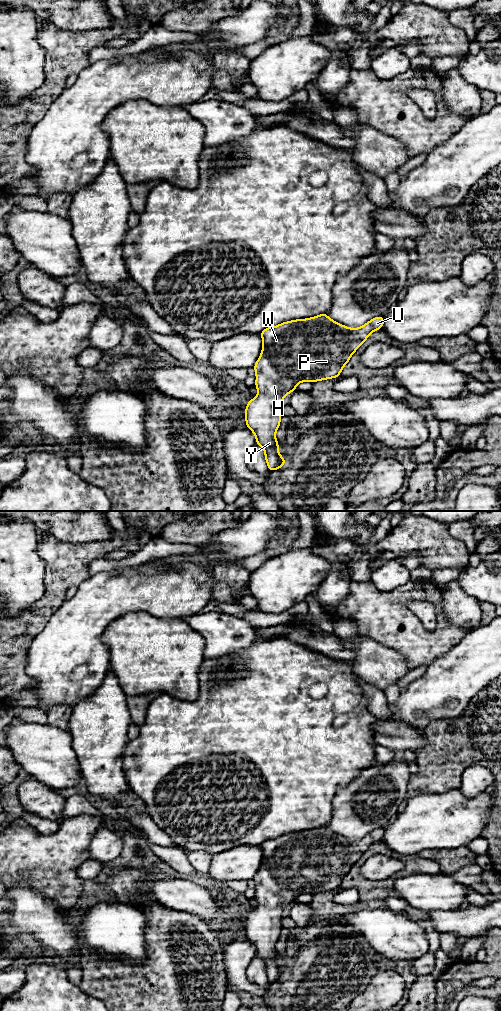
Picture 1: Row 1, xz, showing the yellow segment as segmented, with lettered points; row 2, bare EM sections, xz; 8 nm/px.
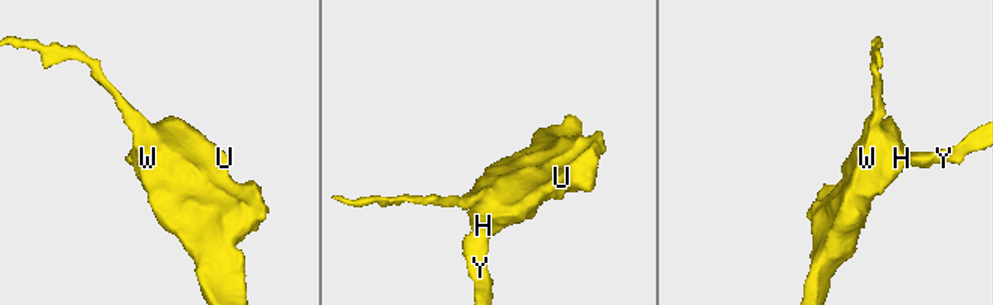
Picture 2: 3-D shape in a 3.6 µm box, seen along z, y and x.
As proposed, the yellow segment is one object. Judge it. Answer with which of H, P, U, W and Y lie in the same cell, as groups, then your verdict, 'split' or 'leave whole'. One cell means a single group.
H P U W Y | leave whole

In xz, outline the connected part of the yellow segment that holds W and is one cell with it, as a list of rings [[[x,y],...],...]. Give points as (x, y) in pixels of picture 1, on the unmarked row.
[[[326,825],[307,831],[297,831],[267,839],[261,845],[263,859],[254,877],[255,899],[259,906],[248,913],[245,921],[246,939],[256,949],[256,956],[263,960],[269,983],[286,976],[278,964],[275,945],[280,939],[283,910],[296,902],[298,895],[322,893],[337,890],[353,865],[366,853],[368,848],[384,837],[384,829],[375,829],[357,841],[333,833]]]

